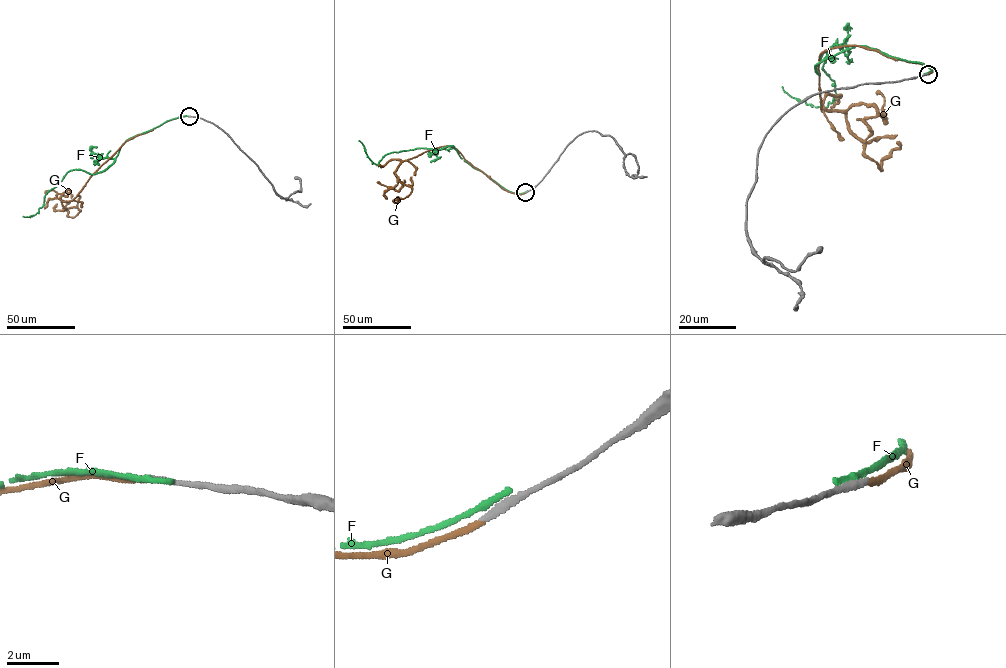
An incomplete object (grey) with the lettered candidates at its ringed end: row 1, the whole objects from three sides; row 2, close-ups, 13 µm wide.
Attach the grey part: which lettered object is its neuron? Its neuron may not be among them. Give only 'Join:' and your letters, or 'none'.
Join: G

